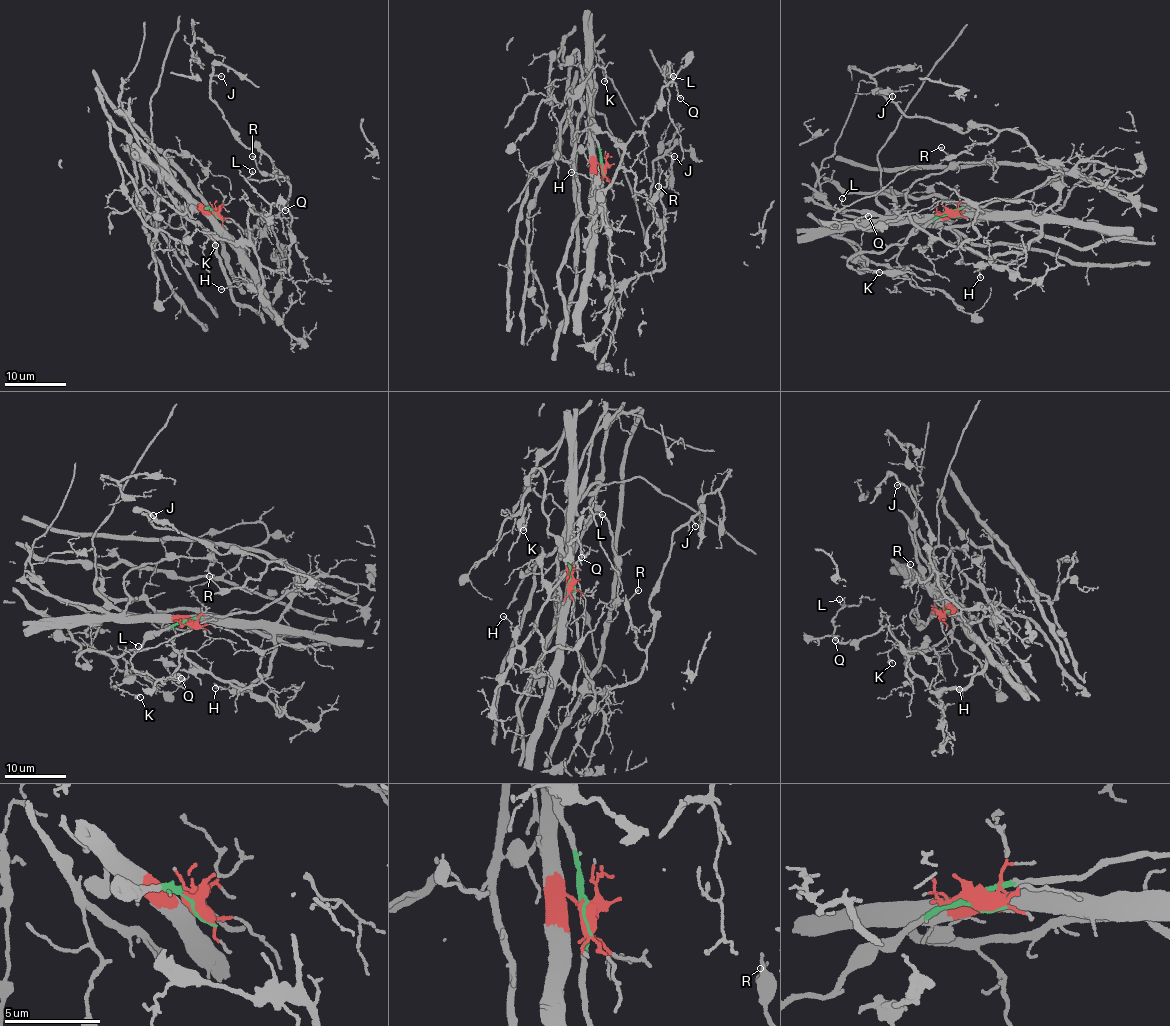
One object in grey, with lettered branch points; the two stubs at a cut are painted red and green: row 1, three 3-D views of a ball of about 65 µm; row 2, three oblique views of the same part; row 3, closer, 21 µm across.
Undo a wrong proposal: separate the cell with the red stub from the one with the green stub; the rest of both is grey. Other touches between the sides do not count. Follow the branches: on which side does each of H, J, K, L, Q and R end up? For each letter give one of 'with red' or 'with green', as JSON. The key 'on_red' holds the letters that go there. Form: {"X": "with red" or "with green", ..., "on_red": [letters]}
{"H": "with red", "J": "with red", "K": "with green", "L": "with red", "Q": "with red", "R": "with red", "on_red": ["H", "J", "L", "Q", "R"]}

